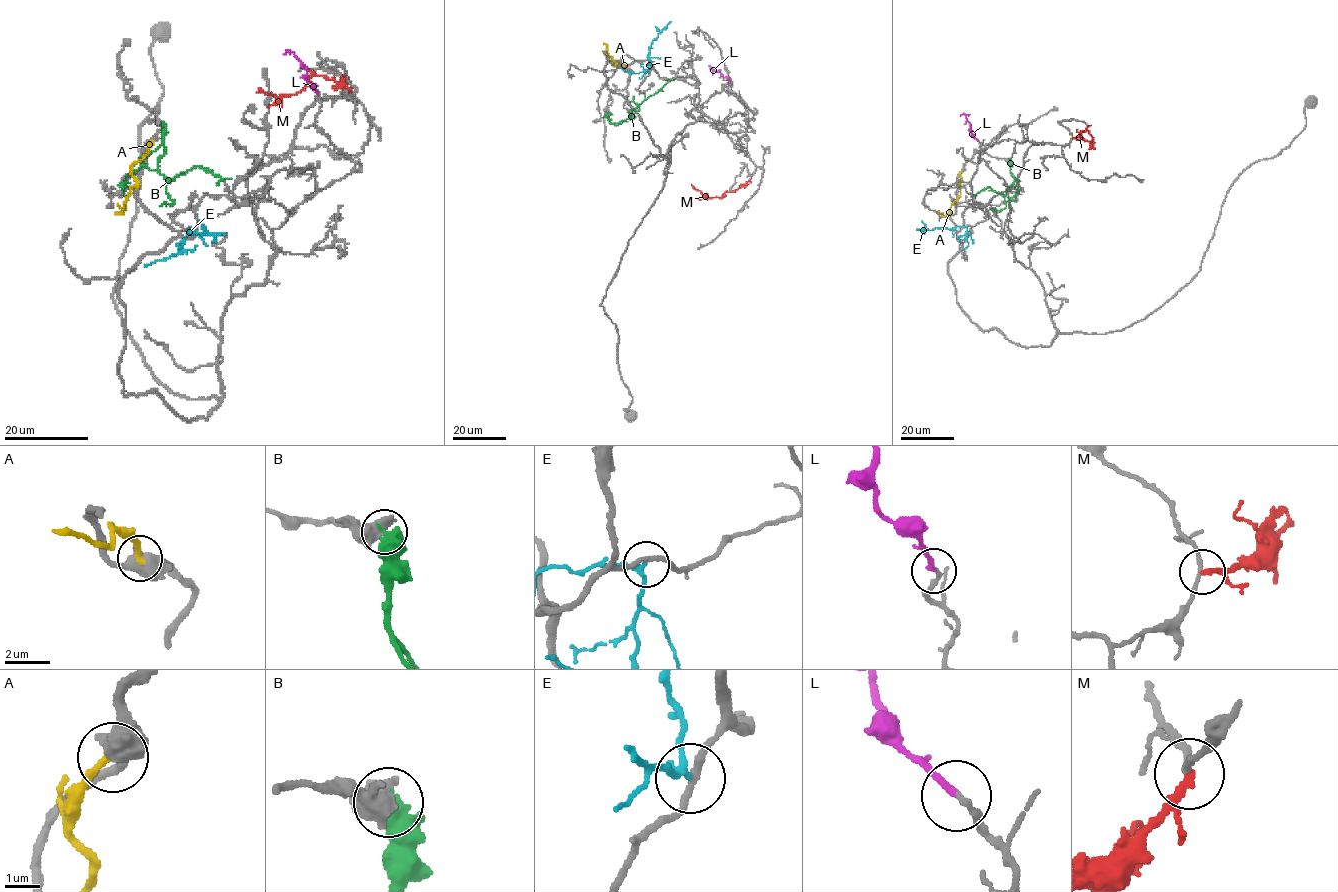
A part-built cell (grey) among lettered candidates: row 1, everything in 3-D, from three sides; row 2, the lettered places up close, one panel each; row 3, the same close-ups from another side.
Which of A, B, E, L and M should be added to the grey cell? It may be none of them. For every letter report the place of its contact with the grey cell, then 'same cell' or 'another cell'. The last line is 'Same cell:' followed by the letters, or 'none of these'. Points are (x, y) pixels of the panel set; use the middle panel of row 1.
A: (626, 68) | another cell
B: (632, 114) | another cell
E: (650, 72) | another cell
L: (730, 82) | same cell
M: (751, 177) | another cell
Same cell: L

